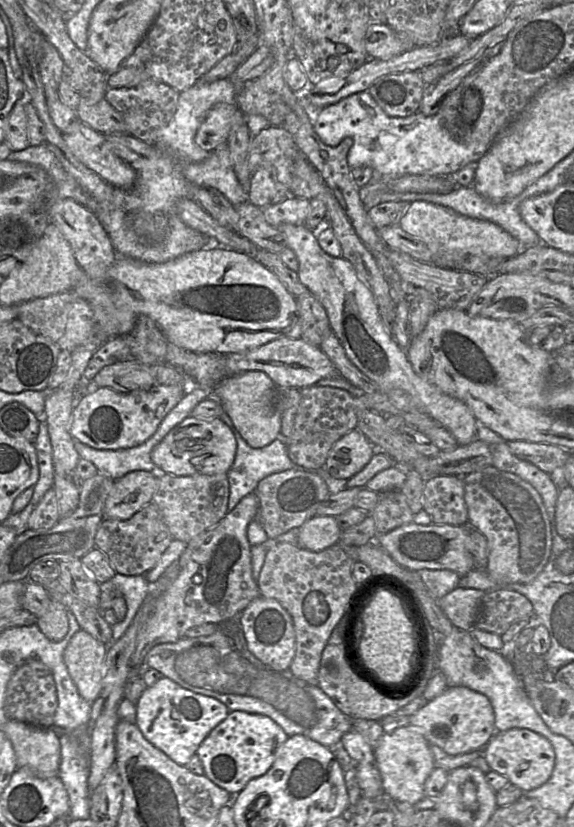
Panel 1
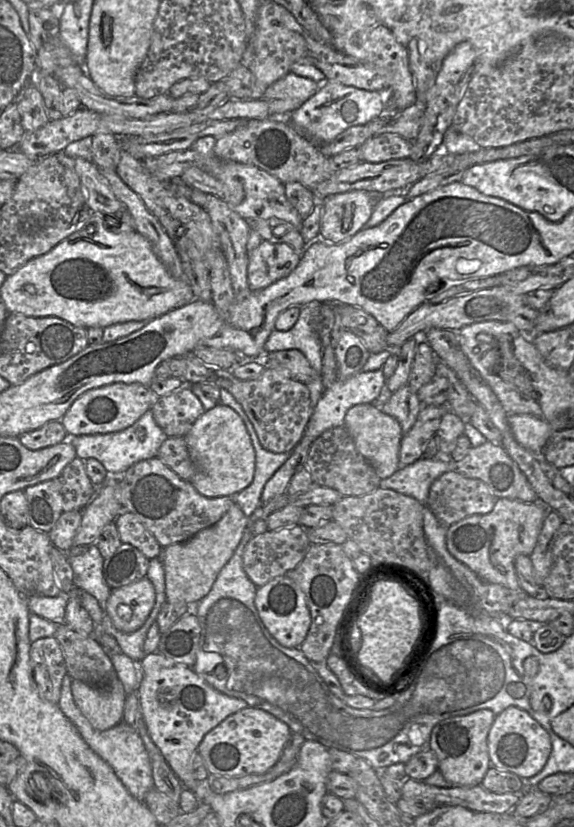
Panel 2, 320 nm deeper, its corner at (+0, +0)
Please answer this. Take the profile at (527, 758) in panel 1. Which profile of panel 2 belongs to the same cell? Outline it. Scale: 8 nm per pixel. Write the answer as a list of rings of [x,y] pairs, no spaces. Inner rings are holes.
[[[509,707],[495,717],[488,734],[491,767],[530,779],[542,771],[552,750],[547,731],[526,711]]]

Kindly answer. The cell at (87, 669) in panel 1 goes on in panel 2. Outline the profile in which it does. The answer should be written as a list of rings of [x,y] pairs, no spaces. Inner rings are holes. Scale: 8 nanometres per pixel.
[[[118,678],[105,687],[73,679],[71,689],[75,704],[95,729],[104,731],[123,722],[127,695]]]

